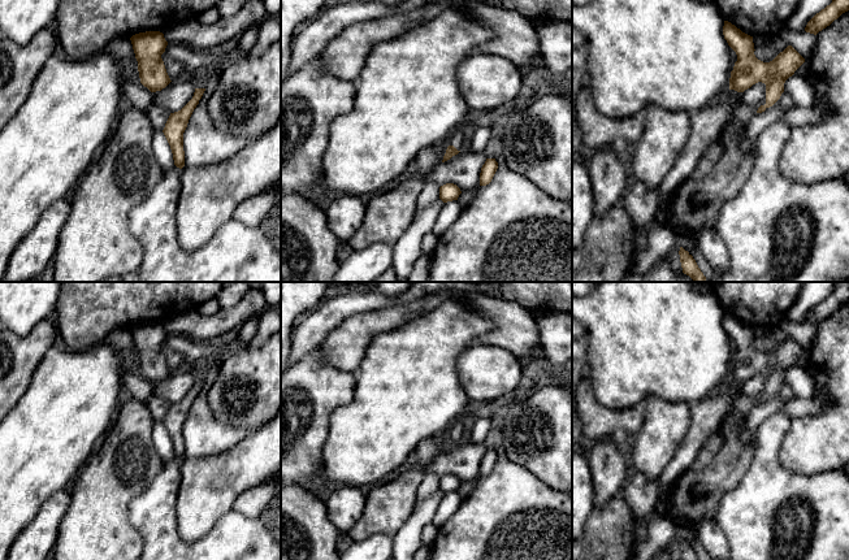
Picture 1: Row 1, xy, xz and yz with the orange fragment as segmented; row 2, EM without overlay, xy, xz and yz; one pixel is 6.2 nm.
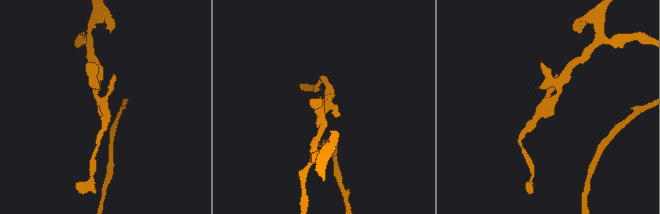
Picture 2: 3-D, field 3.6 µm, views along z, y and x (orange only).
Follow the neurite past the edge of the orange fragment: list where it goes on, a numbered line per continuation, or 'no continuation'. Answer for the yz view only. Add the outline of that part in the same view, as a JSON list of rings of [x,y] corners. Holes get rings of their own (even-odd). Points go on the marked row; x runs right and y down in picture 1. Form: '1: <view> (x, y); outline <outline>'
no continuation

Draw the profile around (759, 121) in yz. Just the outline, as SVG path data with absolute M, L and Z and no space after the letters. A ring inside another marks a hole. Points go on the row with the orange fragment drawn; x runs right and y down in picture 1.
M784 91L780 99L764 112L757 113L745 127L740 148L745 153L754 153L758 135L771 123L780 121L780 117L790 108L797 107L794 100Z

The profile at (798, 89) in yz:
M789 77L784 83L784 91L794 100L797 107L813 108L814 90L807 79Z

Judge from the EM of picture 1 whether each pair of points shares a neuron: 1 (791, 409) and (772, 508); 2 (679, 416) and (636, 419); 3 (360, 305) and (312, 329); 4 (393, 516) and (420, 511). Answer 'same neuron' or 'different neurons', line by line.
1: different neurons
2: different neurons
3: same neuron
4: different neurons

